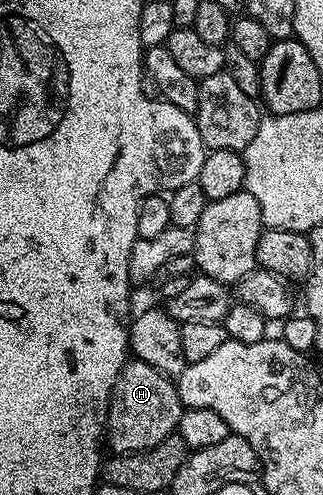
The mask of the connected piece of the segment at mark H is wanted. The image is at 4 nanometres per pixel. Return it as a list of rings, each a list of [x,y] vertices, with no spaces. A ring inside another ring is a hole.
[[[128,360],[111,390],[111,397],[107,406],[107,442],[111,445],[110,453],[118,456],[120,454],[141,454],[152,450],[161,440],[176,433],[179,429],[179,421],[184,412],[183,401],[179,398],[178,385],[172,379],[166,378],[157,368],[138,360]]]

